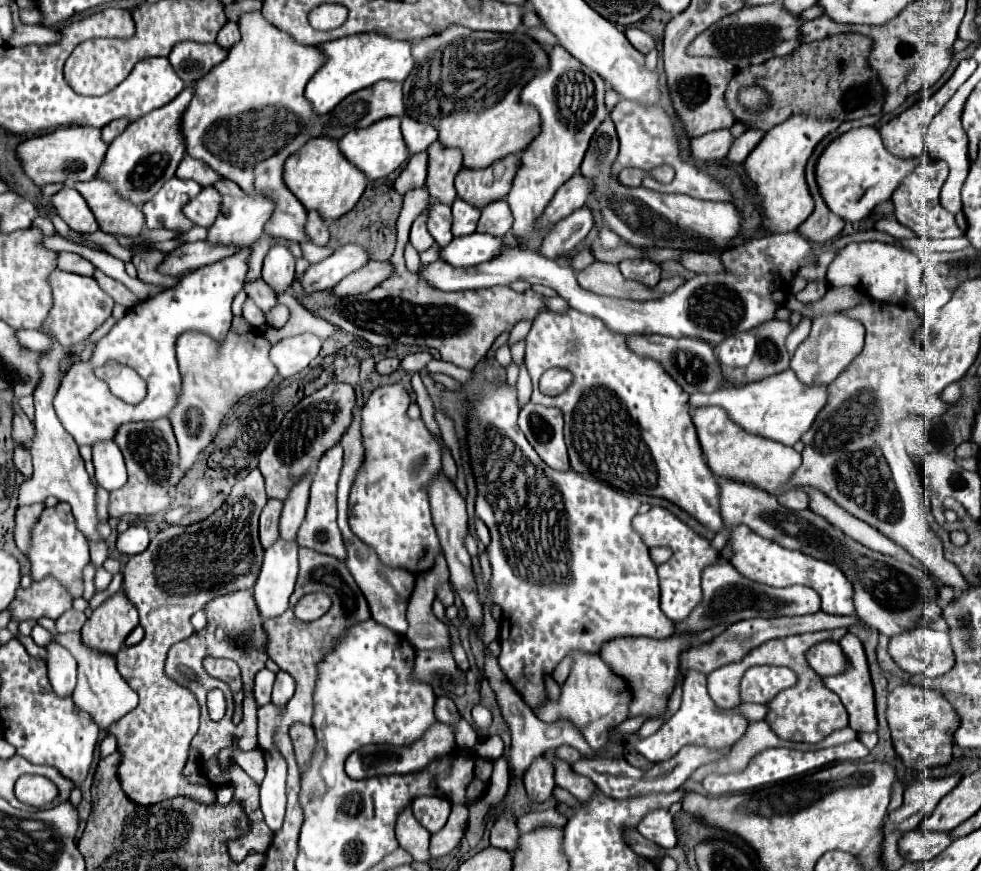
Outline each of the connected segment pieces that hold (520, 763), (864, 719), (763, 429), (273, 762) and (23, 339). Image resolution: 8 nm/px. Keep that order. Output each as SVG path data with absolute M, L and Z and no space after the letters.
M487 650L487 662L485 662L485 670L487 670L487 676L489 676L489 682L491 682L491 688L495 690L497 694L497 702L499 702L499 708L501 708L501 714L503 718L507 720L509 728L511 728L511 750L509 750L509 768L511 768L511 774L513 776L523 776L527 772L527 768L531 766L531 762L541 756L545 750L551 750L551 748L559 748L563 744L571 746L571 748L577 748L583 756L591 756L593 750L589 748L587 740L583 738L583 734L579 732L579 728L569 722L569 720L560 720L555 724L547 724L547 722L541 722L533 710L529 706L525 706L525 702L521 700L519 694L515 694L515 690L511 688L511 684L507 682L507 678L503 676L499 664L497 664L497 658L493 658Z
M848 632L839 644L843 652L845 652L845 658L849 660L849 666L847 666L847 670L843 674L835 674L835 676L823 678L823 684L841 698L843 706L849 712L849 726L855 732L875 732L875 728L877 728L875 700L873 700L873 686L871 686L871 676L869 676L869 668L867 668L867 658L865 658L863 644L851 632Z
M785 370L783 374L773 374L771 378L763 378L763 382L751 382L745 386L731 386L721 388L713 394L691 394L689 404L695 406L721 406L727 410L727 414L743 426L751 434L761 434L765 438L777 440L785 446L793 446L801 440L801 436L811 428L811 422L815 422L819 410L827 404L829 390L827 386L805 386L799 382L793 370Z
M275 750L267 752L265 760L267 760L267 774L261 784L261 810L265 814L267 826L273 832L279 832L285 816L287 764L285 764L285 758Z
M17 330L17 340L23 348L35 350L35 352L45 352L51 348L49 338L37 330Z

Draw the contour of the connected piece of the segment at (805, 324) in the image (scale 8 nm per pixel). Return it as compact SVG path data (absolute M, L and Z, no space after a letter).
M803 316L803 320L799 322L799 326L797 326L797 328L789 334L789 338L787 338L787 348L789 348L791 354L793 354L793 350L809 336L809 330L811 330L811 320Z

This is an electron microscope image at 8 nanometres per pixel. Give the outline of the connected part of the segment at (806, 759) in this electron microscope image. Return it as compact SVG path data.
M853 740L849 744L839 744L835 748L825 748L825 750L817 750L817 752L801 752L801 750L791 750L791 748L767 748L763 752L759 752L757 756L751 758L749 766L741 772L733 772L733 774L709 774L701 784L705 788L705 792L709 796L725 796L725 794L733 794L733 792L743 792L749 788L757 788L769 782L779 782L791 776L797 776L801 772L813 770L813 768L821 768L833 762L845 762L845 760L861 760L869 754L867 746L863 746L859 740Z

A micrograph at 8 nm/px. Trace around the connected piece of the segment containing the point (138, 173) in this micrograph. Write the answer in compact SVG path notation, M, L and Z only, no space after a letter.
M187 86L173 102L167 106L153 110L151 114L145 114L143 118L131 122L121 136L117 136L103 160L103 166L99 168L99 178L107 180L117 188L117 192L123 198L129 198L135 204L143 204L151 200L161 186L175 176L175 170L185 156L185 138L183 138L183 114L193 98L195 88Z

